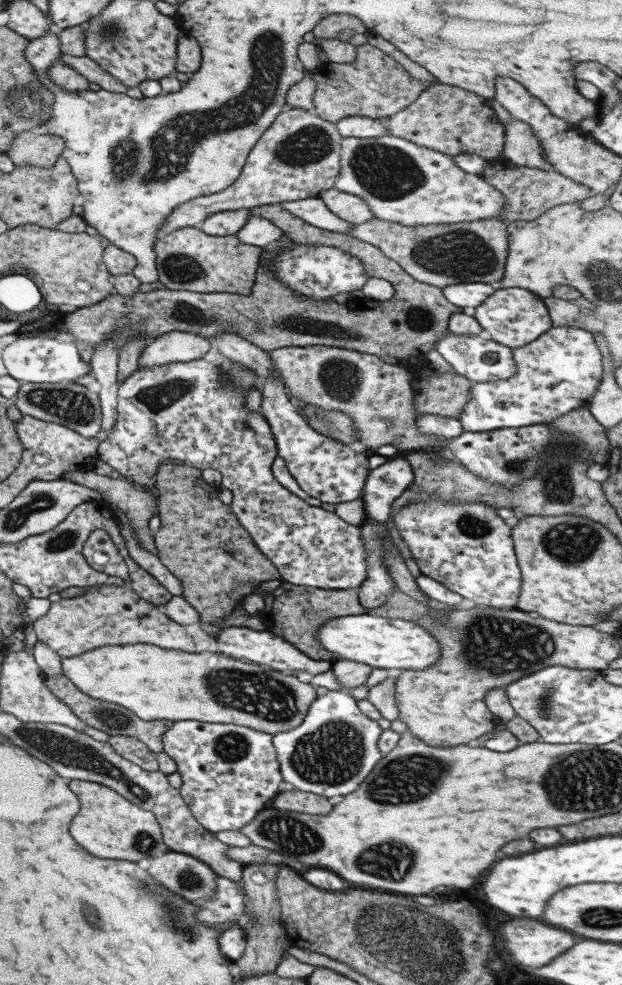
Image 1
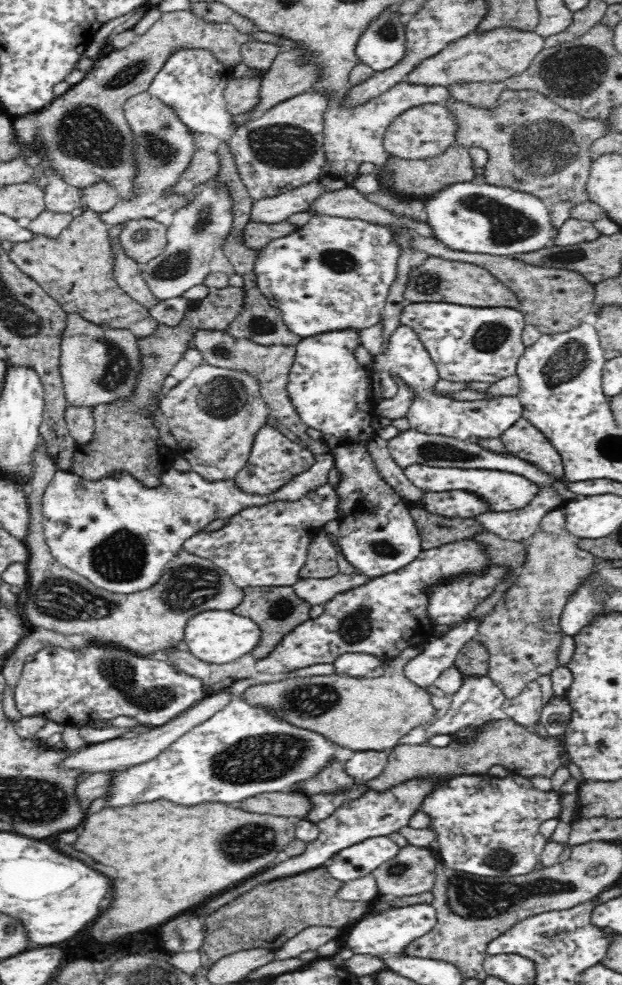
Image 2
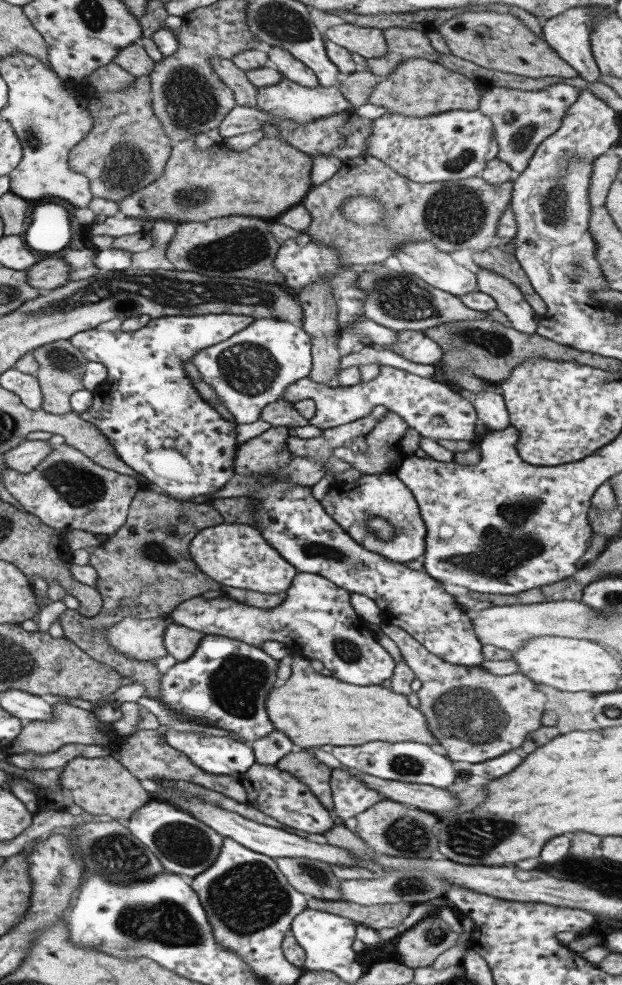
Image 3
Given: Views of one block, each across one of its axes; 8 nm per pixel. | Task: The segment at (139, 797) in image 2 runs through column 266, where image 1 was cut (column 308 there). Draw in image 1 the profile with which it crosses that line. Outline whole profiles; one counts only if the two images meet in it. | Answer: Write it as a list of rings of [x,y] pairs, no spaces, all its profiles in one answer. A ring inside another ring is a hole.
[[[348,689],[328,690],[311,701],[299,726],[272,735],[271,744],[283,782],[326,799],[343,797],[361,784],[381,759],[377,739],[382,730],[376,720],[359,711],[357,701]]]

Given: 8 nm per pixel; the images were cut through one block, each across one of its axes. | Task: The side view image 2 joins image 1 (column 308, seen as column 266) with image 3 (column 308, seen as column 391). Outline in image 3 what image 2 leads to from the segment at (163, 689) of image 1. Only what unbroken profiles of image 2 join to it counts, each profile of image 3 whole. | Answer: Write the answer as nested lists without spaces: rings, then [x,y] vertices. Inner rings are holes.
[[[299,654],[290,655],[291,674],[283,684],[277,683],[265,697],[265,712],[274,730],[283,732],[298,747],[360,746],[365,742],[417,742],[437,744],[437,738],[427,730],[427,722],[421,711],[409,705],[407,697],[381,685],[357,686],[341,682],[331,676],[323,676],[309,666],[309,659]]]

